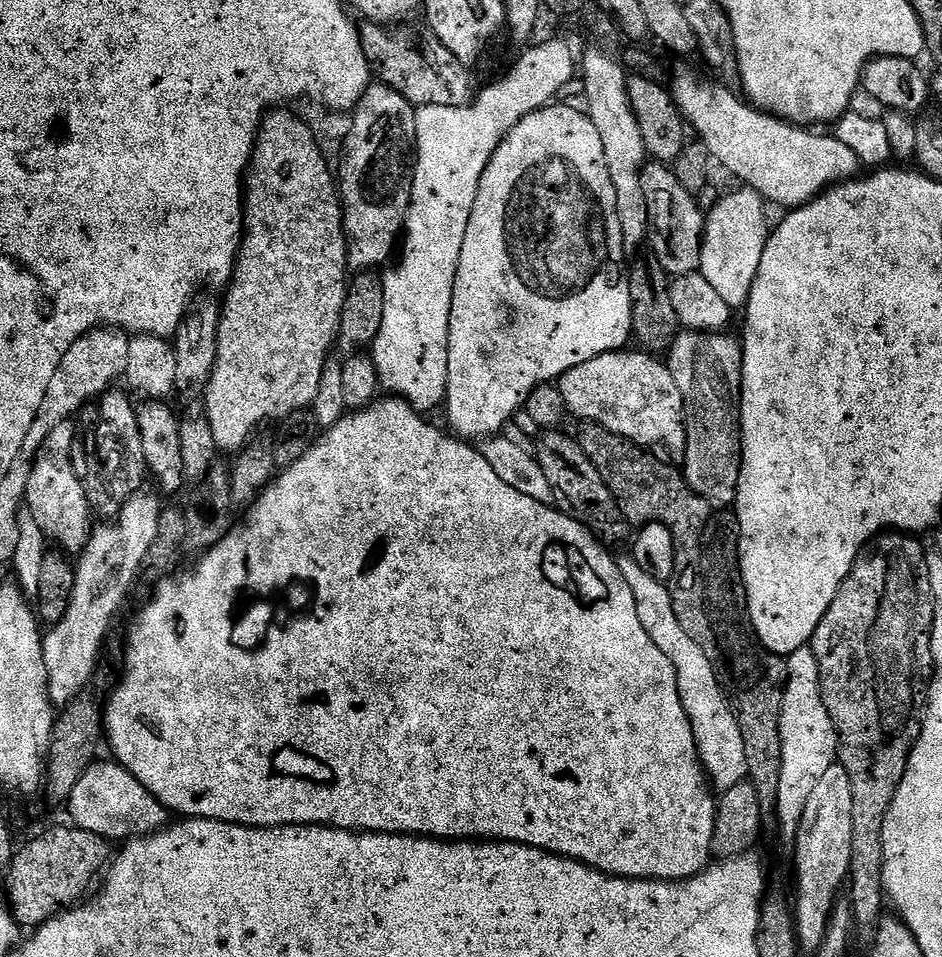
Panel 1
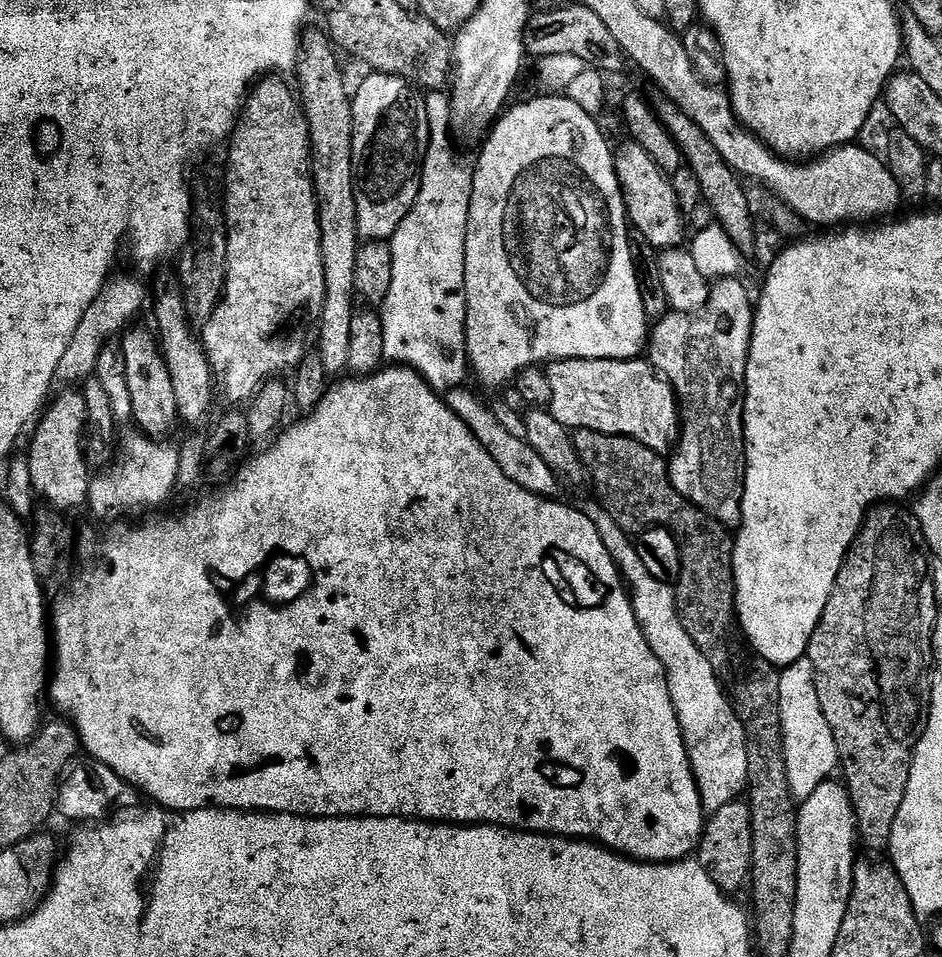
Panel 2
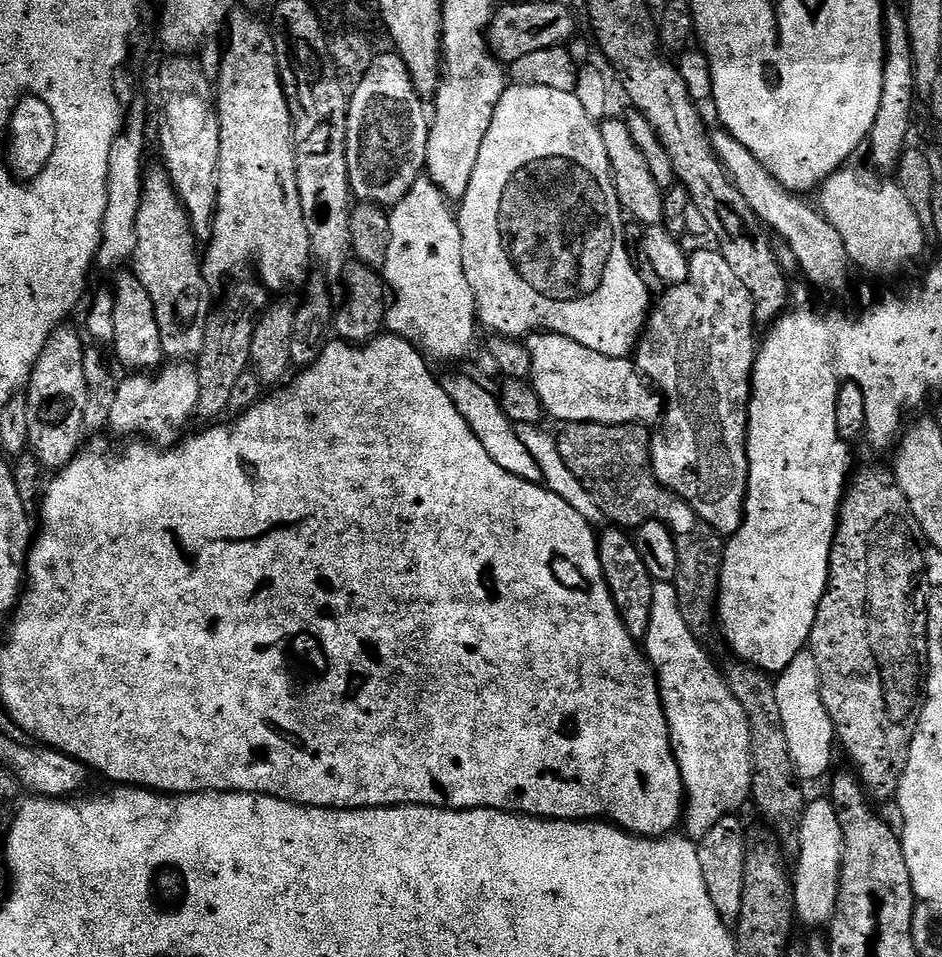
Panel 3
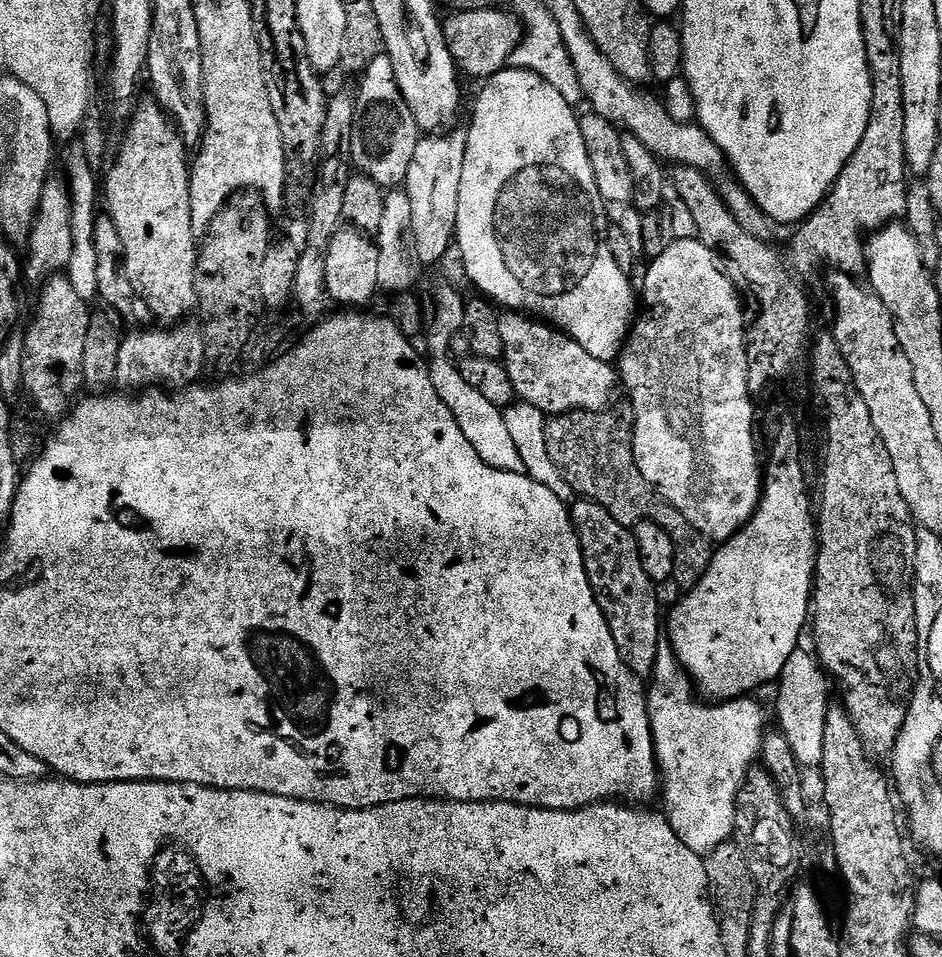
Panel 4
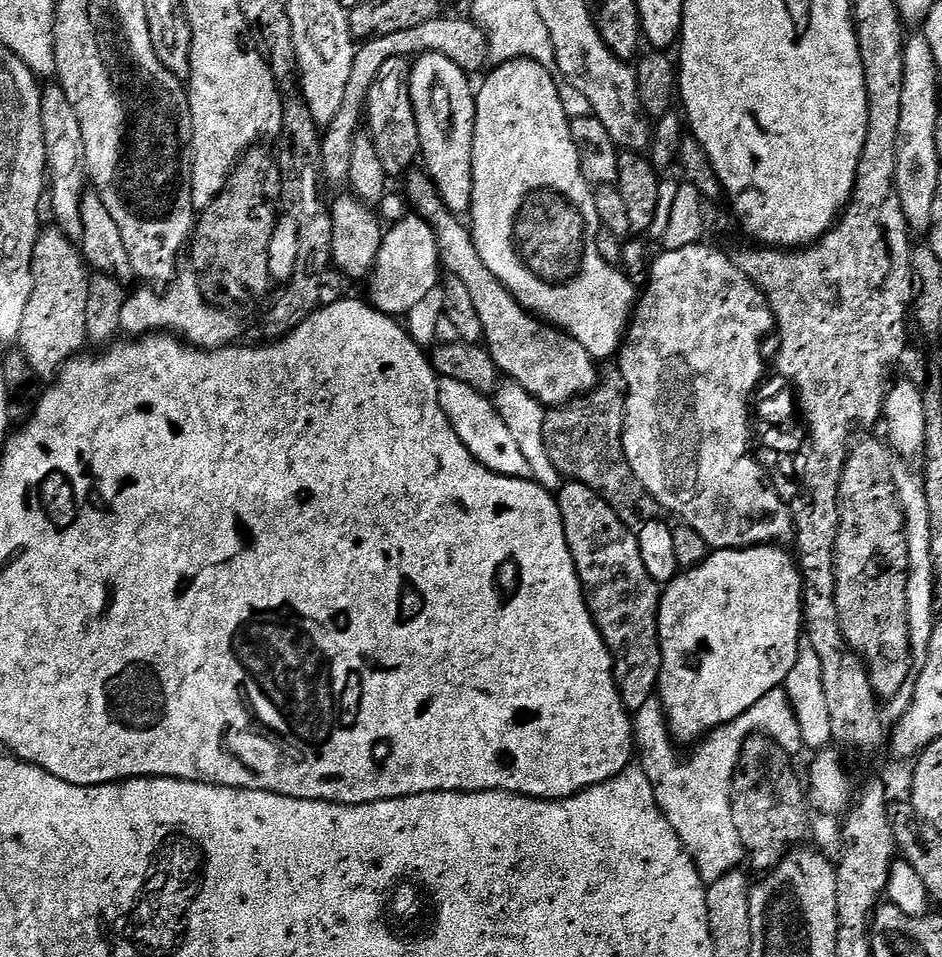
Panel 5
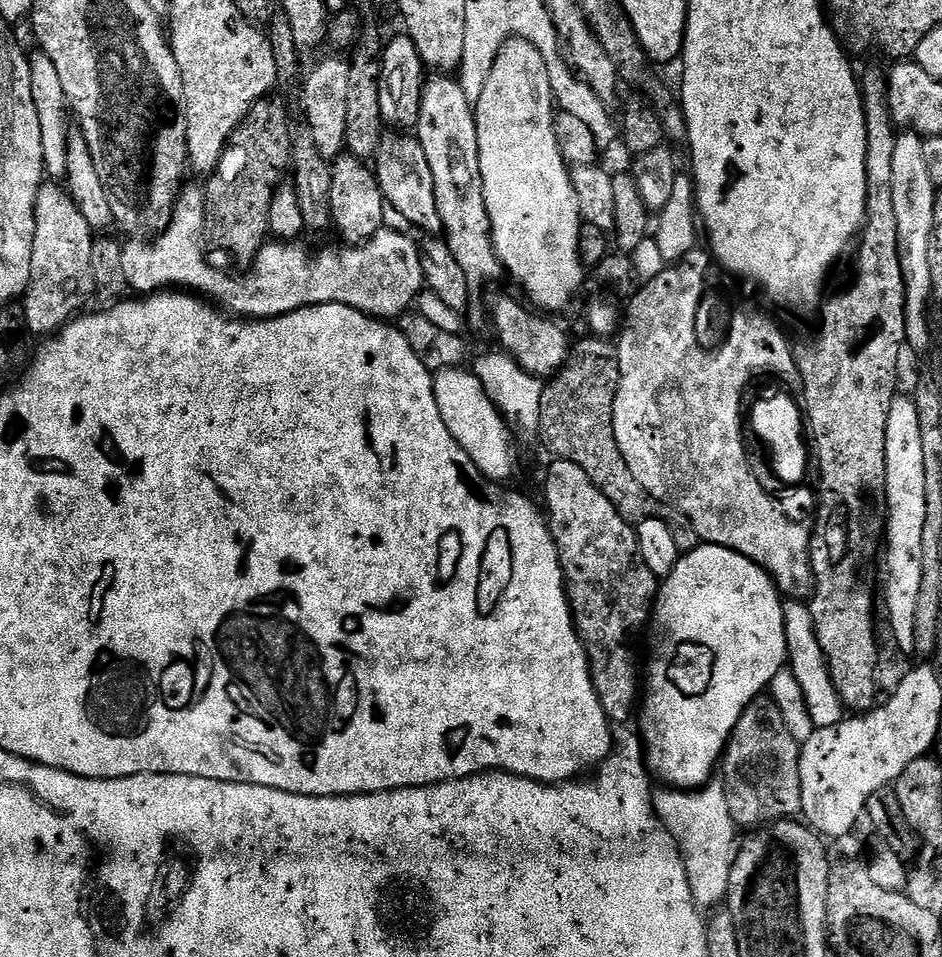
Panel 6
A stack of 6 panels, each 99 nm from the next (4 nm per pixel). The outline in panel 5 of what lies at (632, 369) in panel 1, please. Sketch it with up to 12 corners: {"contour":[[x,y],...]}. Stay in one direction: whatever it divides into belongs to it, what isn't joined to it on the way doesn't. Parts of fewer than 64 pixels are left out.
{"contour":[[427,171],[407,173],[443,271],[478,310],[499,371],[545,406],[592,391],[598,364],[490,274]]}

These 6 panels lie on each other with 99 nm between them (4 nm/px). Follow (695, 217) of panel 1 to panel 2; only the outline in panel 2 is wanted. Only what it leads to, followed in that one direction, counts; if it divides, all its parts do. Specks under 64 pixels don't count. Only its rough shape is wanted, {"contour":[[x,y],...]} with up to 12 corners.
{"contour":[[631,138],[614,155],[629,225],[679,249],[671,179]]}

